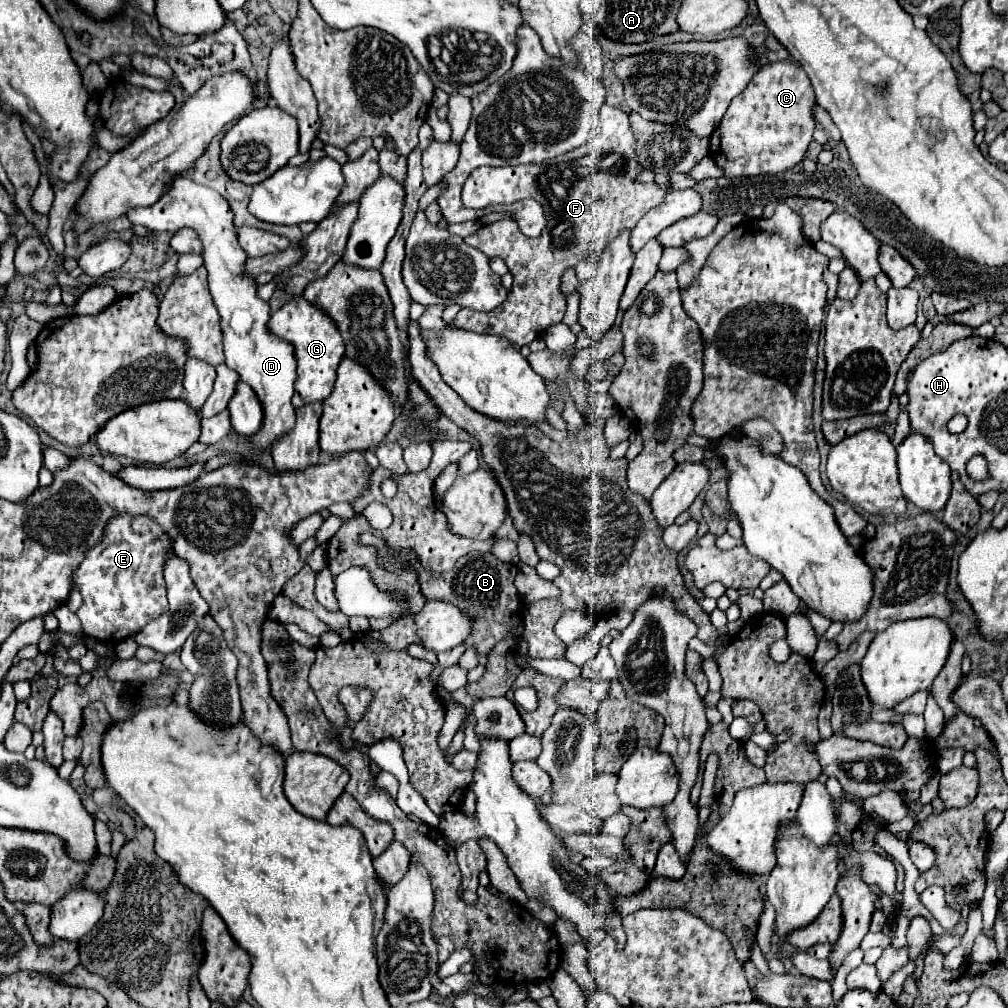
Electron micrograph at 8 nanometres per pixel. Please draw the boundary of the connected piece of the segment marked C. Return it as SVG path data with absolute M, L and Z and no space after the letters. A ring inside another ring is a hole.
M794 58L764 64L754 80L738 94L710 138L710 152L726 176L776 174L794 168L812 140L814 92Z

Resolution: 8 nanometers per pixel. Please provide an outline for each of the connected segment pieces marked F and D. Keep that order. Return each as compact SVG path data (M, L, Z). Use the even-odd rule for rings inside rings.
M608 104L602 106L588 142L564 156L542 164L476 168L462 188L462 204L468 208L486 208L492 204L512 204L522 198L532 198L542 204L544 214L552 216L552 220L548 220L548 226L538 238L524 236L518 230L518 224L508 218L482 226L478 232L464 238L466 244L482 250L486 256L500 256L508 264L514 284L508 298L498 308L490 312L462 308L450 326L502 336L512 346L520 348L536 340L548 326L560 322L564 316L564 296L558 286L564 270L574 268L580 260L592 258L592 254L594 260L598 260L610 240L618 238L620 232L634 228L648 210L664 200L666 190L658 184L636 180L640 172L642 166L636 164L628 114ZM604 212L606 216L602 216Z
M178 174L172 180L170 190L152 206L146 208L132 208L128 214L128 220L132 224L142 224L148 230L154 232L178 232L182 228L192 228L202 244L204 244L204 266L208 270L208 282L210 282L210 292L214 298L214 304L218 308L220 314L220 326L222 326L222 334L224 334L224 354L226 354L226 366L236 370L240 380L248 382L252 386L252 390L256 392L260 404L262 404L262 428L250 438L252 450L254 452L264 452L270 450L274 446L274 442L278 442L284 434L288 434L294 428L294 408L292 408L292 392L294 392L294 380L296 380L296 358L294 358L294 348L290 344L286 344L284 340L276 338L268 328L266 322L270 320L270 308L268 302L262 300L256 294L256 282L254 278L246 278L242 276L244 270L244 260L246 260L246 252L242 252L238 240L236 240L236 226L232 222L232 212L230 206L226 204L226 200L222 196L218 196L218 192L214 192L212 188L200 186L196 184L192 178L188 178L186 174Z

